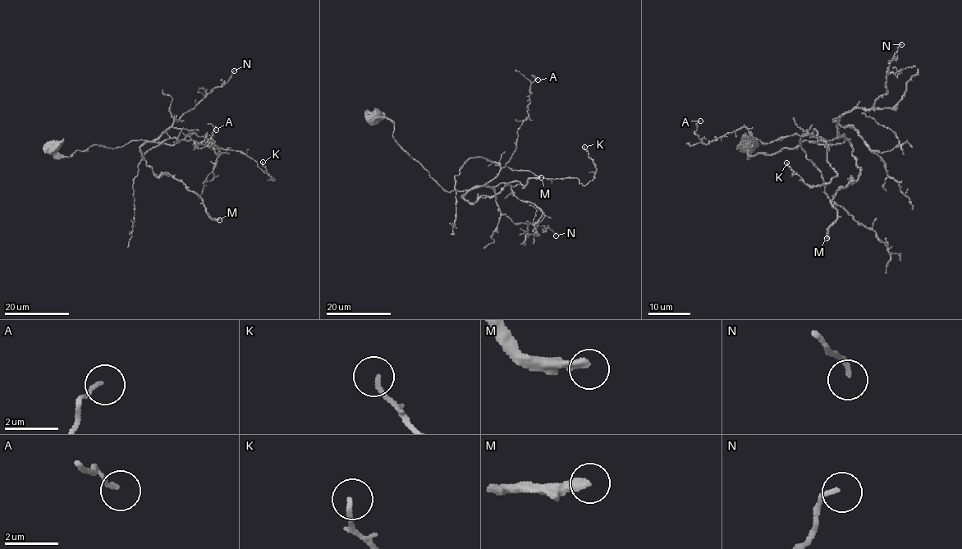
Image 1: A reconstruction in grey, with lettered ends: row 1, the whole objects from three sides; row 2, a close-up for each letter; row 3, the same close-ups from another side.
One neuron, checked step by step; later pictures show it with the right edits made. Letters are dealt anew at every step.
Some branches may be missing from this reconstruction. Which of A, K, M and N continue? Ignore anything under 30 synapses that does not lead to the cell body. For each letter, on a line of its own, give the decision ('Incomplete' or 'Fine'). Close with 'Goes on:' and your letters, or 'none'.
A: Fine
K: Fine
M: Incomplete
N: Fine
Goes on: M

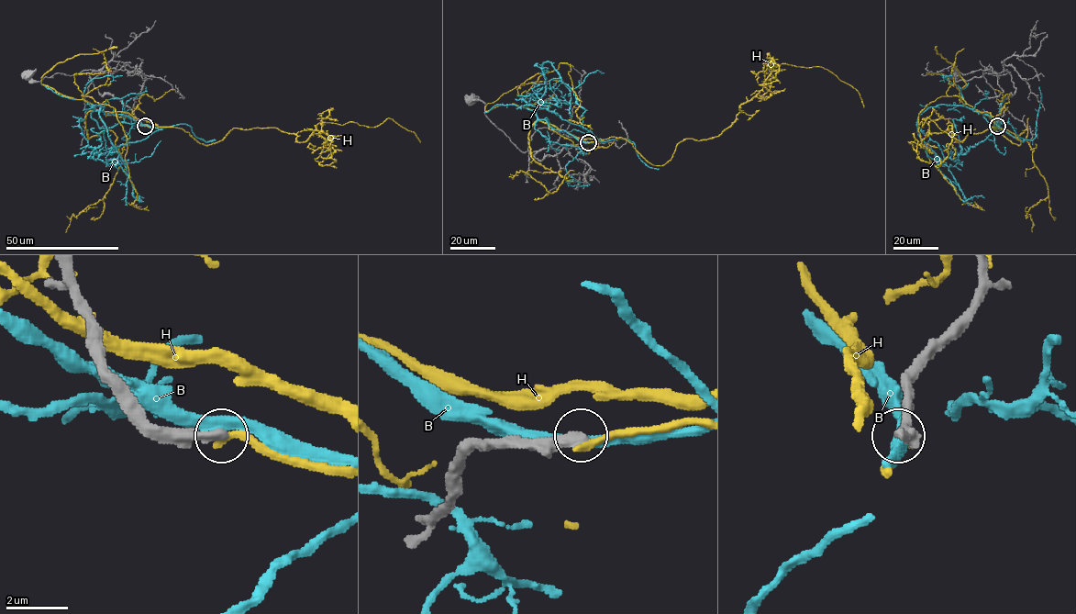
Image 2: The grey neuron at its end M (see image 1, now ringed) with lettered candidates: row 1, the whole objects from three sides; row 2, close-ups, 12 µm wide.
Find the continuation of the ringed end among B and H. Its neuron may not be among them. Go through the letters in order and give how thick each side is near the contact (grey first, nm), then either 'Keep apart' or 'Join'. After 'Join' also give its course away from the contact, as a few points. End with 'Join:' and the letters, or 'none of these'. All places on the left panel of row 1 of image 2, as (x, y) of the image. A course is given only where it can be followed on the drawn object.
B: Thickness 500 nm (grey) against 320 nm. Keep apart
H: Thickness 360 nm (grey) against 240 nm. Keep apart
Join: none of these

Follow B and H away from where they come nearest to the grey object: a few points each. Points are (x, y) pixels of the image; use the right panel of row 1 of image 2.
B: (998, 125), (960, 106), (928, 107), (918, 117), (919, 137), (959, 198), (984, 198)
H: (998, 126), (992, 127), (1021, 144), (995, 128), (957, 141), (948, 119), (918, 125), (928, 117), (962, 142)

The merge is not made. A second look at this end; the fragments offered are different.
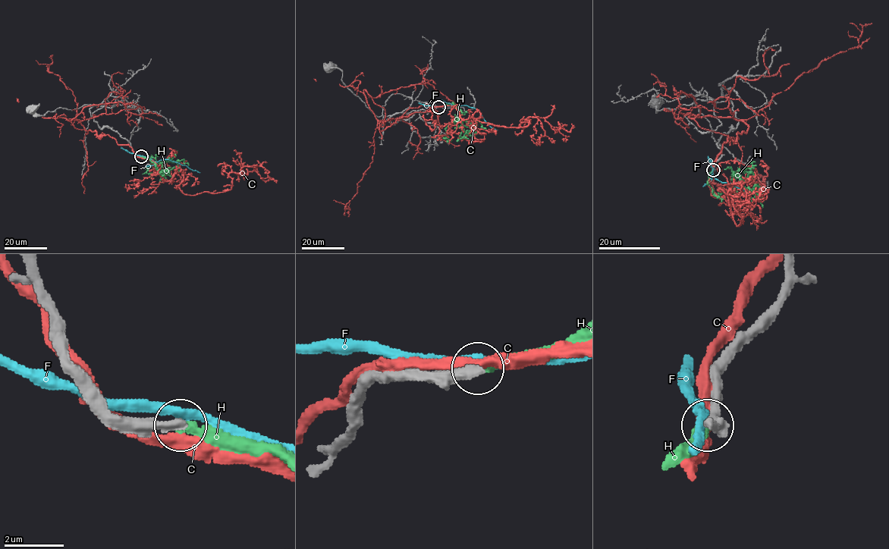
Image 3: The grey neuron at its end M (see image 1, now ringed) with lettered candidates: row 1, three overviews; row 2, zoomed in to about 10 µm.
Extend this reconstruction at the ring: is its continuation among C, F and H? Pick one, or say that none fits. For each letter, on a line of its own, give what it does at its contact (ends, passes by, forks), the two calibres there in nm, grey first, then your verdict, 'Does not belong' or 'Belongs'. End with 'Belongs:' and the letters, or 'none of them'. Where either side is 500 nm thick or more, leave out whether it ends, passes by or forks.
C: It passes by. Thickness 400 nm (grey) against 360 nm. Does not belong
F: It passes by. Thickness 320 nm (grey) against 320 nm. Does not belong
H: It ends there. Thickness 360 nm (grey) against 320 nm. Belongs
Belongs: H

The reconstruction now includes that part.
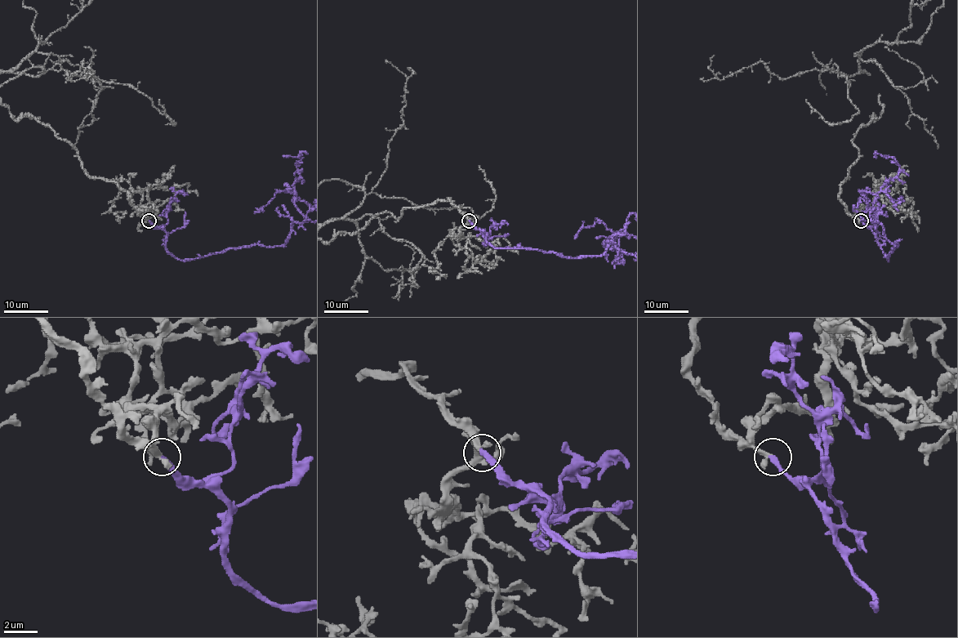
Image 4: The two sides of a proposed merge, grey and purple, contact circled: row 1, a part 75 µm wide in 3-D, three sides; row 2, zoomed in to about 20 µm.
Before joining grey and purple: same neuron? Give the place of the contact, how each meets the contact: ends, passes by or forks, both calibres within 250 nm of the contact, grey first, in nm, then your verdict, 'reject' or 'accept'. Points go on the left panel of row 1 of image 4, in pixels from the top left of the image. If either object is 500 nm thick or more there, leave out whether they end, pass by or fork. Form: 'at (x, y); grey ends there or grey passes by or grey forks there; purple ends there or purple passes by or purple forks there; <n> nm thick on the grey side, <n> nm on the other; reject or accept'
at (149, 220); grey ends there; purple ends there; 320 nm thick on the grey side, 340 nm on the other; accept

